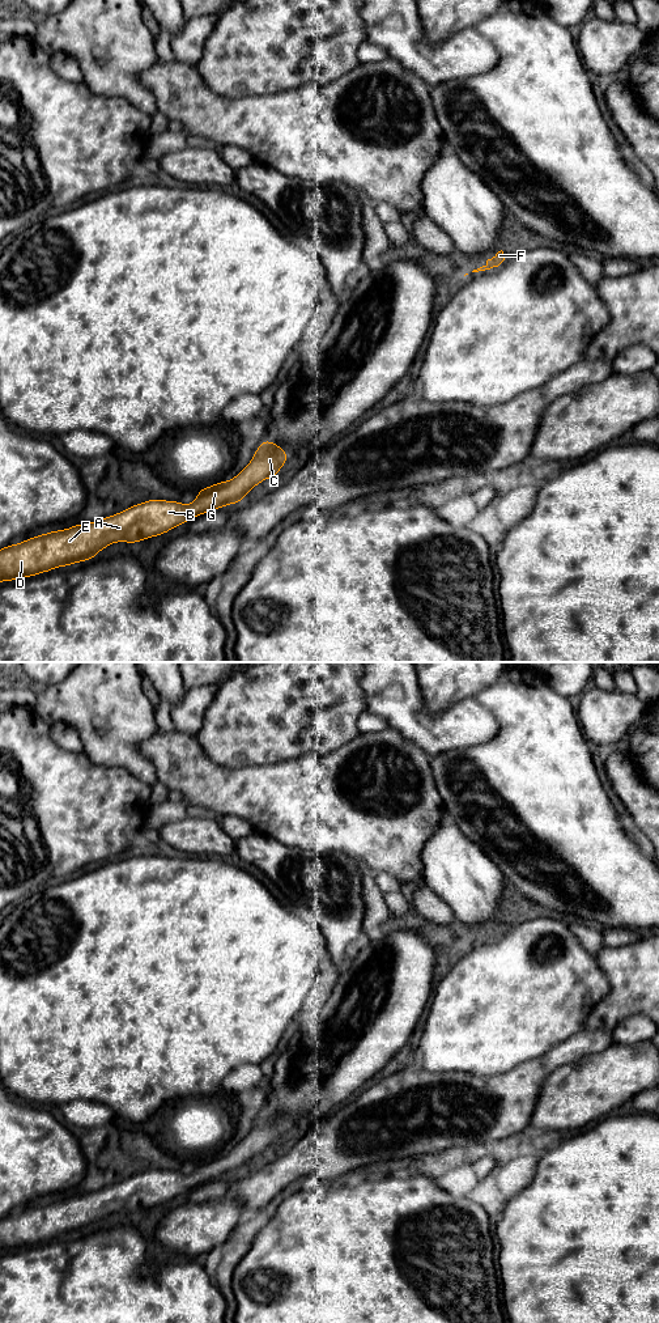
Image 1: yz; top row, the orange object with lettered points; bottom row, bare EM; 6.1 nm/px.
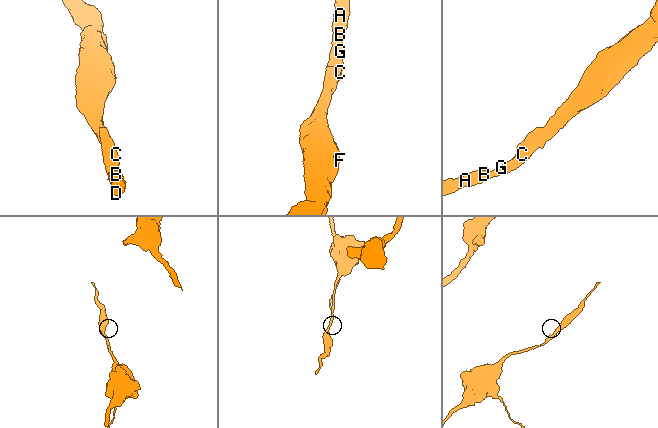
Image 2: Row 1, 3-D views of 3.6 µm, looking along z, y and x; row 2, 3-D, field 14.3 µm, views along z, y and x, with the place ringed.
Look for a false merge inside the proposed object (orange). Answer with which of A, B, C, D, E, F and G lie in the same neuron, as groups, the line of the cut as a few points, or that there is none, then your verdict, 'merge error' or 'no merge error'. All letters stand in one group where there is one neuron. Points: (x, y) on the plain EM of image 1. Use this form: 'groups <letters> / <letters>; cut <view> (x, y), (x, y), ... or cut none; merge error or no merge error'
groups A B C D E F G; cut none; no merge error

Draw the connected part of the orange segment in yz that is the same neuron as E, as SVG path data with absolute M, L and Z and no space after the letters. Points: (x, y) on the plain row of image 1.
M265 1108L255 1120L251 1132L234 1149L199 1159L190 1175L152 1169L95 1192L9 1214L0 1220L0 1252L93 1230L101 1220L112 1213L124 1210L133 1214L163 1205L196 1186L238 1174L256 1154L275 1148L288 1129L289 1124L282 1118Z

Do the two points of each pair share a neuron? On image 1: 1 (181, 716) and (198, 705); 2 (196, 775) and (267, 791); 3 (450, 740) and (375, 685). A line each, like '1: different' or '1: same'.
1: same
2: same
3: same

